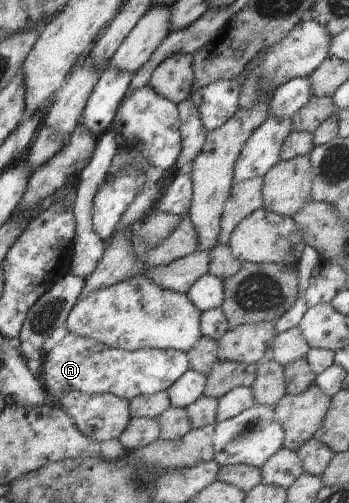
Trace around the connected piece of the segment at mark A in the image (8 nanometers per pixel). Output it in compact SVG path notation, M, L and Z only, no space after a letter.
M68 333L43 357L40 375L53 403L58 403L69 391L88 395L113 393L120 399L131 400L136 396L150 397L167 389L190 370L185 352L174 349L138 349L124 351L108 347L90 337Z

